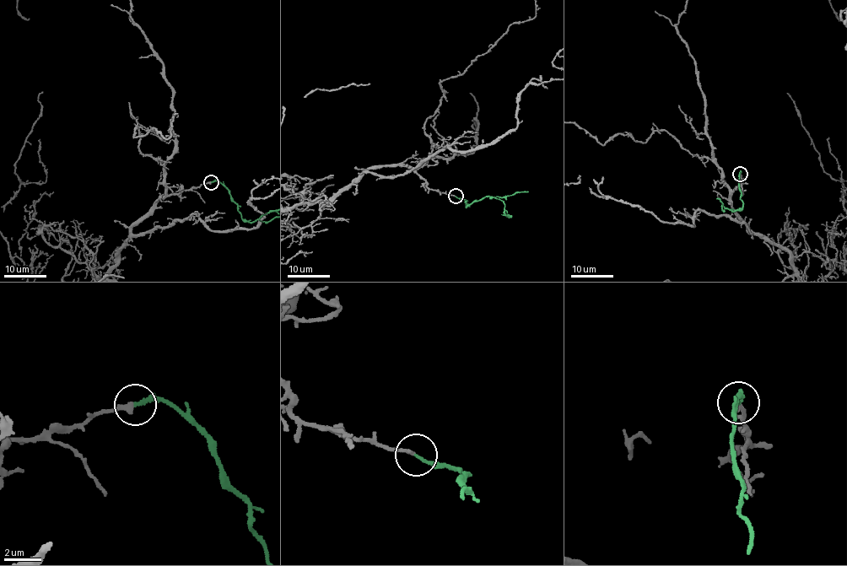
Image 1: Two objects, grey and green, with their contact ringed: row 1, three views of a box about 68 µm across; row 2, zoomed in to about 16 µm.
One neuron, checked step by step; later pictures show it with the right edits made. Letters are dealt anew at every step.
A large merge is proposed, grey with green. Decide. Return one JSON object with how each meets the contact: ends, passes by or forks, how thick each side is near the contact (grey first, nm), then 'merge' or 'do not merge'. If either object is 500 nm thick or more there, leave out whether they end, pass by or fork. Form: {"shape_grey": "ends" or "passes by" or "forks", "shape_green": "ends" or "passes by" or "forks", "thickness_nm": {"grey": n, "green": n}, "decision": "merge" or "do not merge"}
{"shape_grey": "ends", "shape_green": "ends", "thickness_nm": {"grey": 220, "green": 160}, "decision": "merge"}

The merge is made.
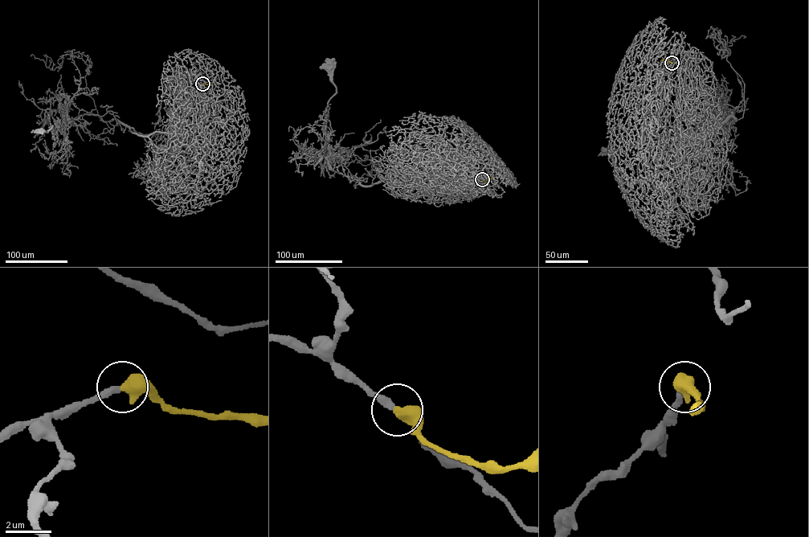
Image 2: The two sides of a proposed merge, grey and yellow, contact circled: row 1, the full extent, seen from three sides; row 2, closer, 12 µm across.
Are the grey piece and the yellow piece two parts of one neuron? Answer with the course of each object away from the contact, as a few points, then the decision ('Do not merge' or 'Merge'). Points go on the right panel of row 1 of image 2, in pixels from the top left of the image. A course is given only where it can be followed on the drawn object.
Course of grey: (672, 63), (673, 51), (646, 114), (644, 142), (736, 120), (732, 112), (733, 122), (711, 132), (606, 150). Course of yellow: (672, 62), (666, 59), (661, 59). Merge

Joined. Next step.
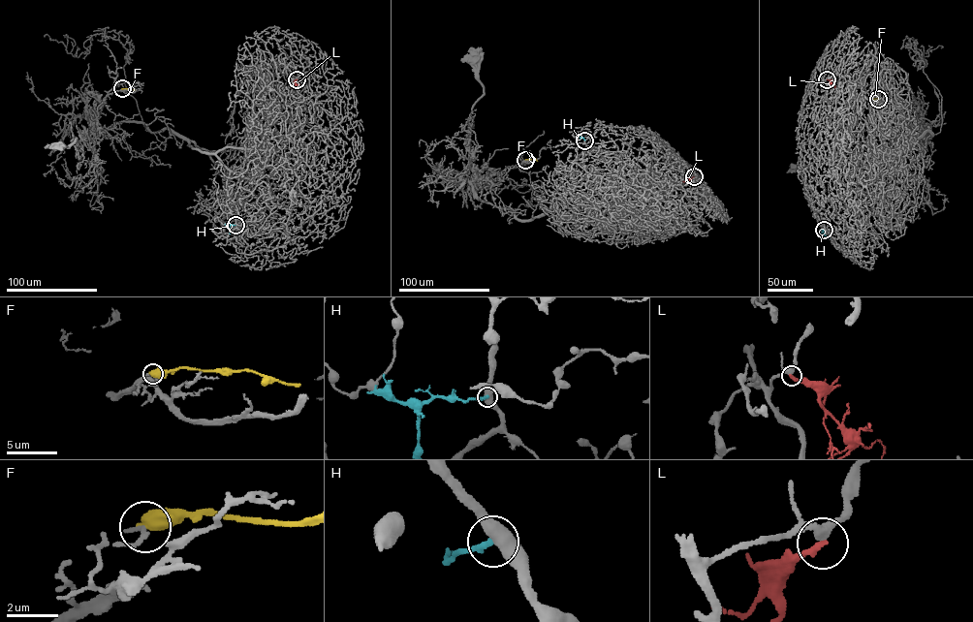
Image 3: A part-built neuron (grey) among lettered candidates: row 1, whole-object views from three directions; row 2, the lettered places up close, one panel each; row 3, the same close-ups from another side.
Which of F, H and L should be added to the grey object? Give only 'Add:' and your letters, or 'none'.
Add: none

